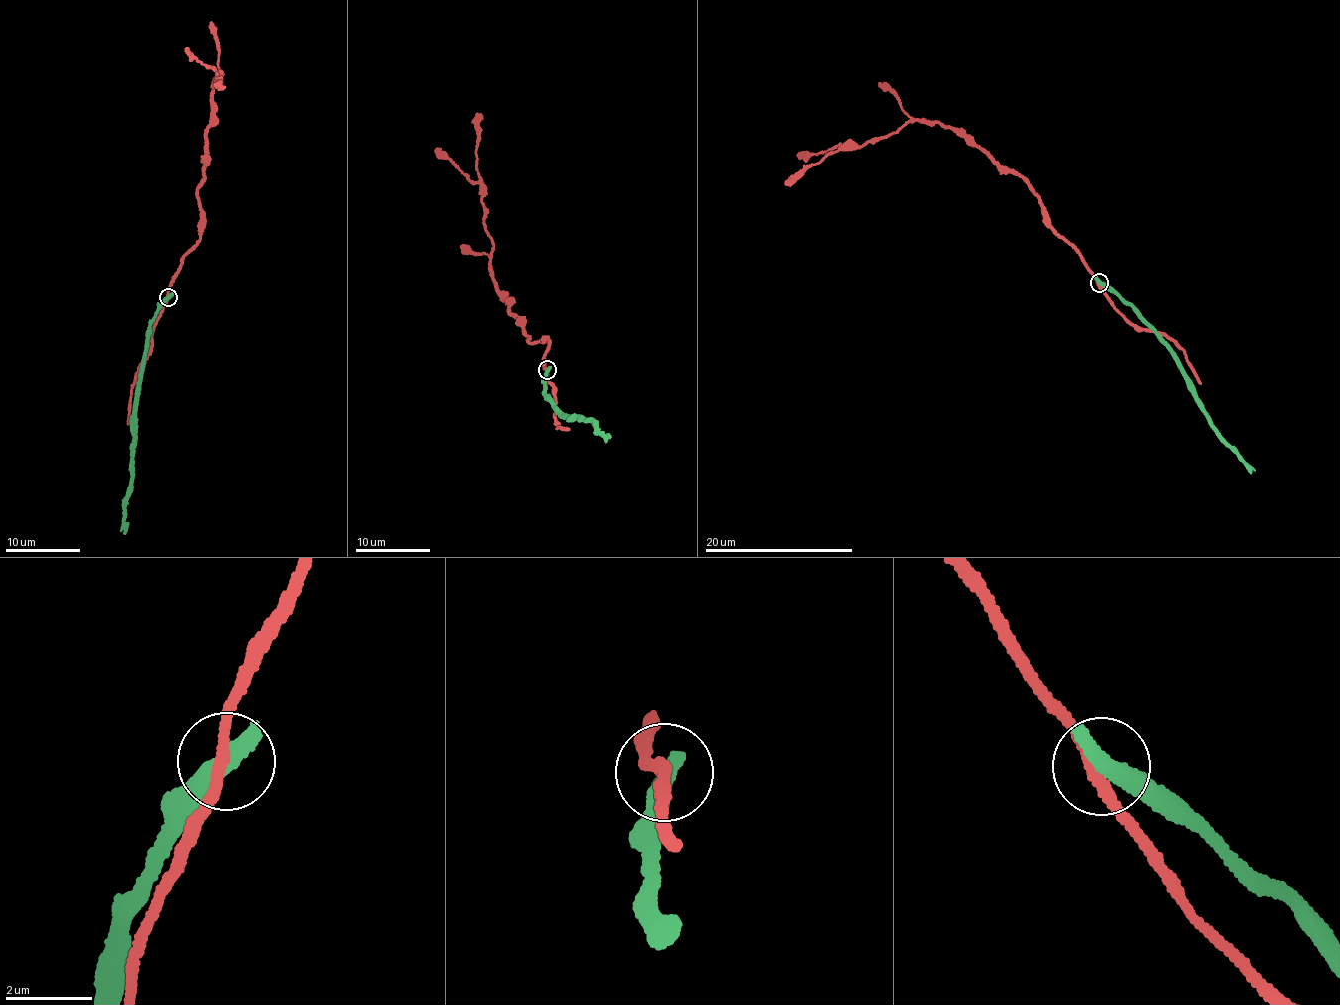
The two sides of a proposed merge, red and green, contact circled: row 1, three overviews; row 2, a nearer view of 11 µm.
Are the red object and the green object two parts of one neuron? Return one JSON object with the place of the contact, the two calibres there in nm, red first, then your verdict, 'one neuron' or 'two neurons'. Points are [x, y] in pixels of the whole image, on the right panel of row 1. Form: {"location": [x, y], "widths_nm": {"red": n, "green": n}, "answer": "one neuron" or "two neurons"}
{"location": [1099, 283], "widths_nm": {"red": 240, "green": 550}, "answer": "two neurons"}

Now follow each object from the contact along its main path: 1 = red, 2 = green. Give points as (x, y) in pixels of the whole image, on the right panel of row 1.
1: (1098, 282), (1022, 178), (956, 131), (933, 122), (910, 119), (885, 138), (860, 146), (844, 144), (785, 185)
2: (1098, 282), (1112, 287), (1166, 346), (1208, 423), (1251, 472)

